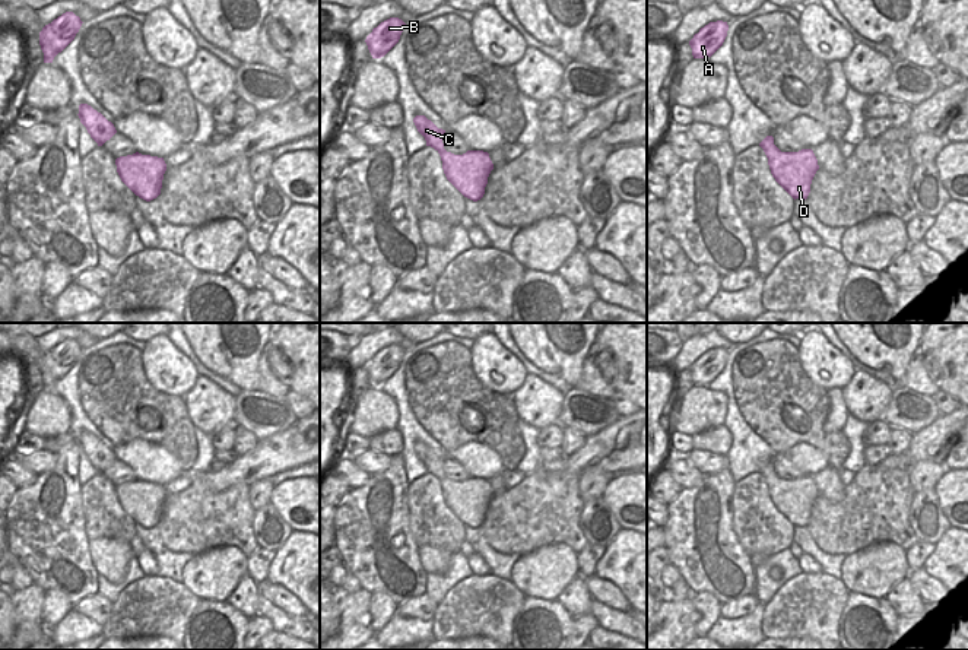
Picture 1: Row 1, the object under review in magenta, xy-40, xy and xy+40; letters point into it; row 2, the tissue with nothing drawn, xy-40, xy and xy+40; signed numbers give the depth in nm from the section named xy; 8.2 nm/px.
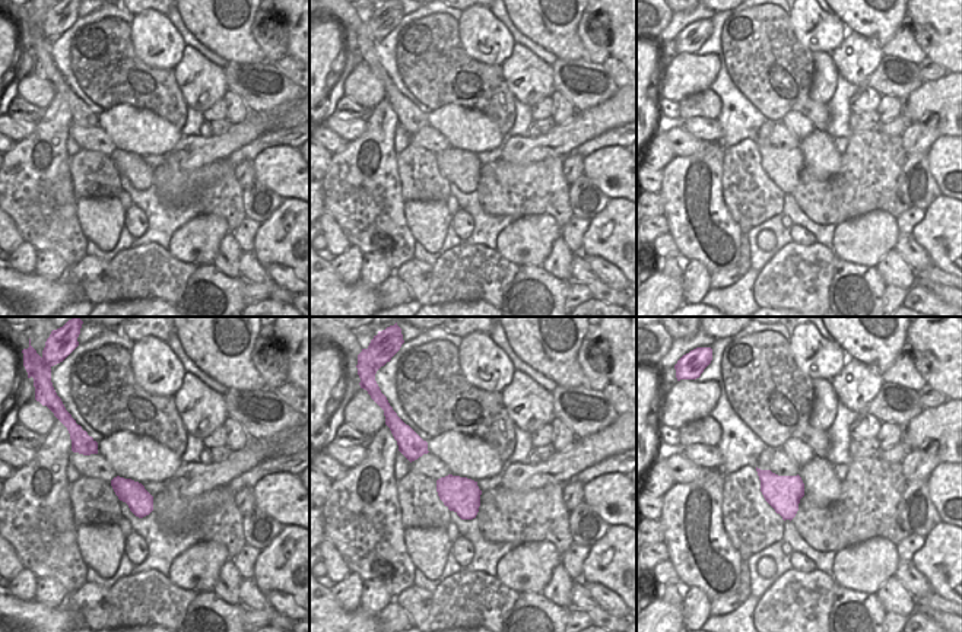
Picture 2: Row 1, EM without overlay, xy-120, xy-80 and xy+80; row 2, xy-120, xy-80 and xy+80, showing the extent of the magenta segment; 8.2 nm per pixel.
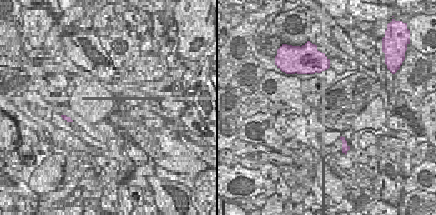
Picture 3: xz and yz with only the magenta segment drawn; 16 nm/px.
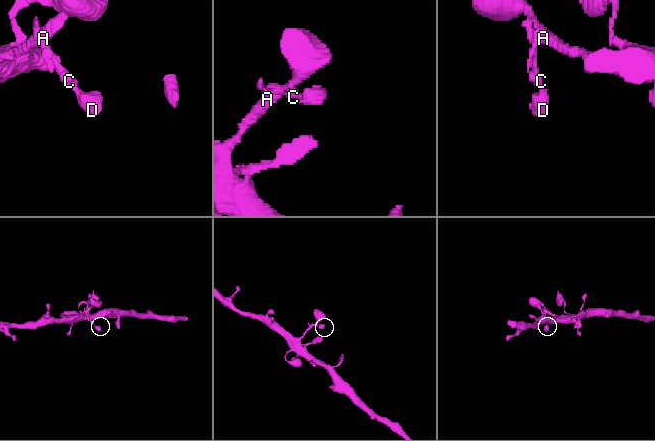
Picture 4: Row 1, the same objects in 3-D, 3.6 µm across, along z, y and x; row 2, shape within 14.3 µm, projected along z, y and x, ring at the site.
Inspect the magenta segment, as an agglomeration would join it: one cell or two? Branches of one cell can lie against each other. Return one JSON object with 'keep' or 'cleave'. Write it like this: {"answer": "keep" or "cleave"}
{"answer": "cleave"}

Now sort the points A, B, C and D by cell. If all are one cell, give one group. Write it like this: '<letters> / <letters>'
A B C / D

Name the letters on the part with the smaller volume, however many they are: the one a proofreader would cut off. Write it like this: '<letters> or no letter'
D

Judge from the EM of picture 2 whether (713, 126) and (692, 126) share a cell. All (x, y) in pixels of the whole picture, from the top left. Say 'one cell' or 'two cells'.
one cell

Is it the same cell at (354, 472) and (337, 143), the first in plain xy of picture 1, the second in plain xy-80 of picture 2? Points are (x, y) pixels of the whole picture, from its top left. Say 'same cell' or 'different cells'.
same cell

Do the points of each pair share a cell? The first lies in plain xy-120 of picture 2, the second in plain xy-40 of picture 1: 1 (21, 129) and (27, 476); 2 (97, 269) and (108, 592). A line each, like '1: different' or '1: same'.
1: different
2: different

